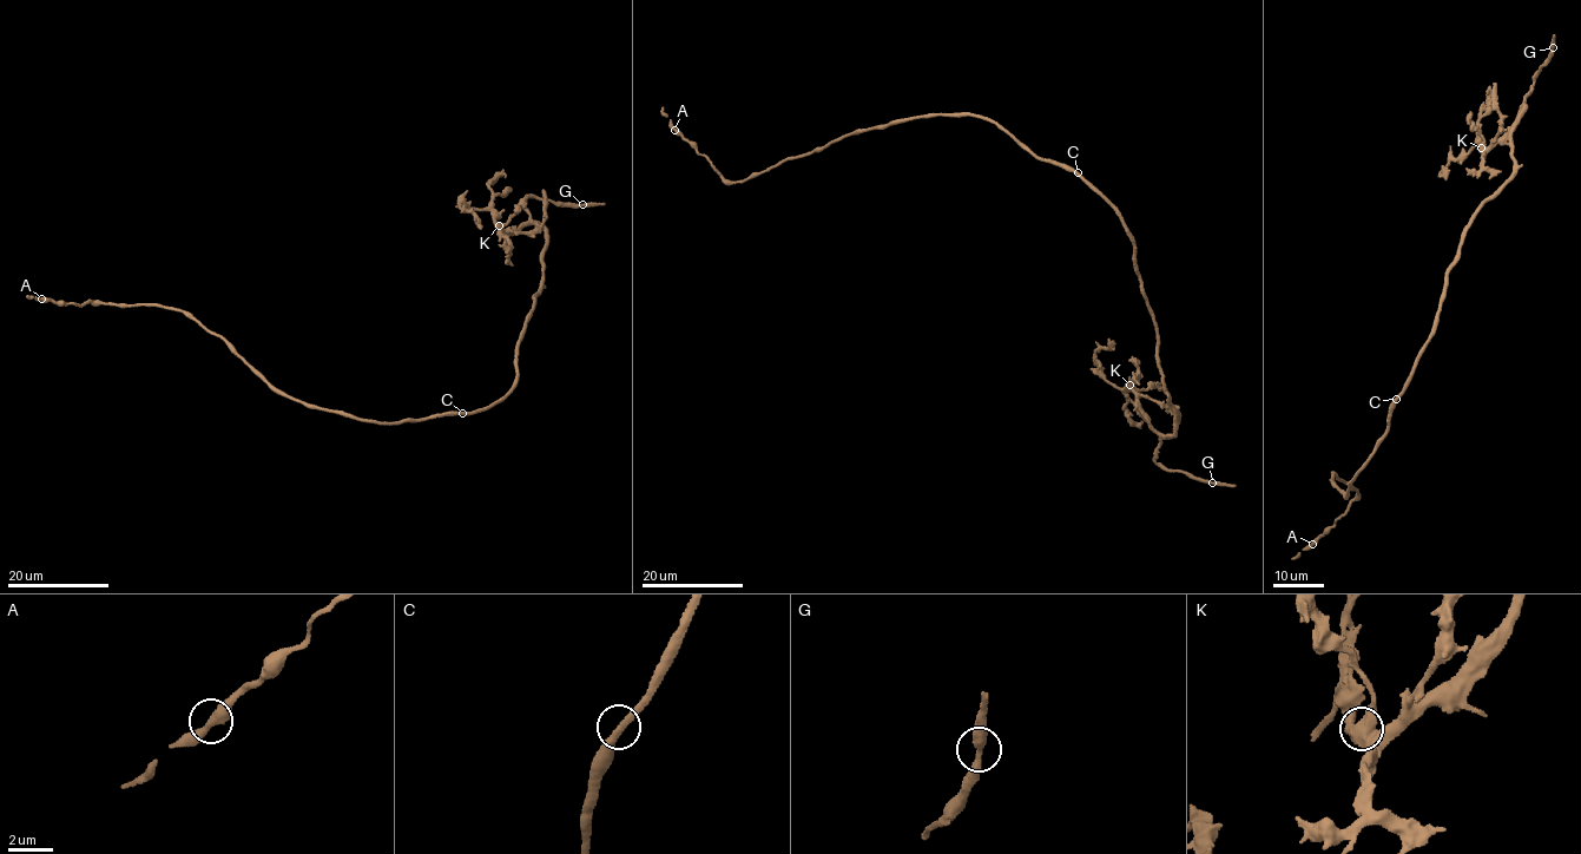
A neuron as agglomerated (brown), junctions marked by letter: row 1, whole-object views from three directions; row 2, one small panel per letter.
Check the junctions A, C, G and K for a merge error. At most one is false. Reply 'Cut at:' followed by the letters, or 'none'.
Cut at: none

